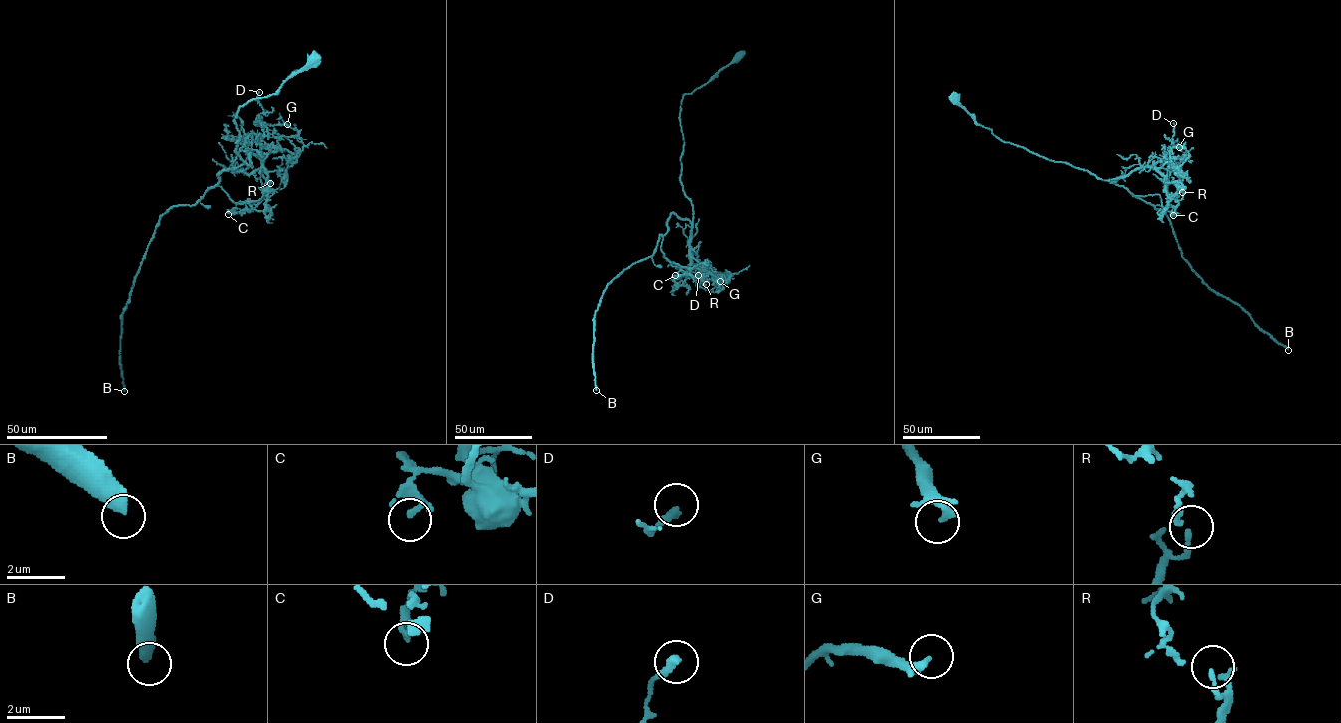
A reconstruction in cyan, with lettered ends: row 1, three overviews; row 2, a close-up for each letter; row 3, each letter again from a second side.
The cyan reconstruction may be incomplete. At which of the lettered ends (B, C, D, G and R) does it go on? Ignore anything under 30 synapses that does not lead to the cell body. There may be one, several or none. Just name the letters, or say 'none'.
B

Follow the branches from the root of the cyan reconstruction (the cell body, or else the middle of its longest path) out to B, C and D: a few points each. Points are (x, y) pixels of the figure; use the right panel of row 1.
B: (954, 98), (1004, 142), (1100, 179), (1121, 177), (1111, 183), (1166, 215), (1182, 258), (1201, 280), (1288, 350)
C: (954, 98), (1003, 141), (1100, 179), (1152, 167), (1165, 177), (1165, 208), (1173, 215)
D: (954, 98), (978, 124), (1003, 141), (1088, 170), (1101, 179), (1117, 179), (1161, 162), (1172, 147), (1173, 123)

